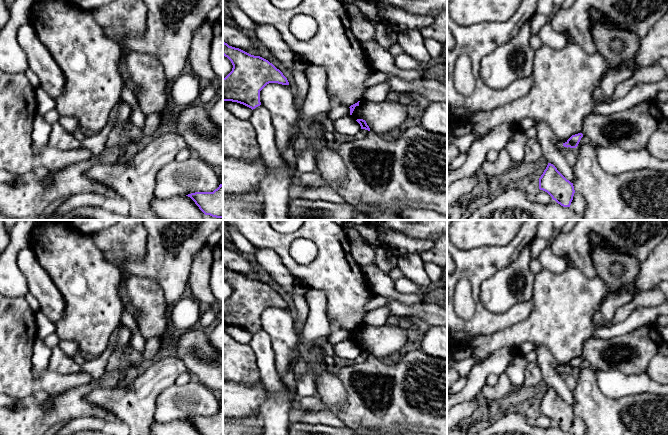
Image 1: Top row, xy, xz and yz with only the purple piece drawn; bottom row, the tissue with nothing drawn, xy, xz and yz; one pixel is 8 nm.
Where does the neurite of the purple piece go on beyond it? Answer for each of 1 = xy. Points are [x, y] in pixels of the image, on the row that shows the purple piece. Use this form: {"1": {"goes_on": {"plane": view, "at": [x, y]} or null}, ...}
{"1": {"goes_on": null}}

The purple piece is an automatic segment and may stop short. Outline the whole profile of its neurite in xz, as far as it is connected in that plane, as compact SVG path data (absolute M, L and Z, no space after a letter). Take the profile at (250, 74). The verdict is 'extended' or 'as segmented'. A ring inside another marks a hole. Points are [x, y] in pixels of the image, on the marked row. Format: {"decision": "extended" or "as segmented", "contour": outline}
{"decision": "as segmented", "contour": "M223 42L223 55L232 65L232 71L223 78L223 101L232 101L243 104L252 110L261 105L260 91L269 83L289 85L287 78L268 60L251 55L239 48L229 46Z"}

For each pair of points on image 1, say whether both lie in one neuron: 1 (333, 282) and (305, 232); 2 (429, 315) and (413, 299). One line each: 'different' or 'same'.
1: same
2: different

